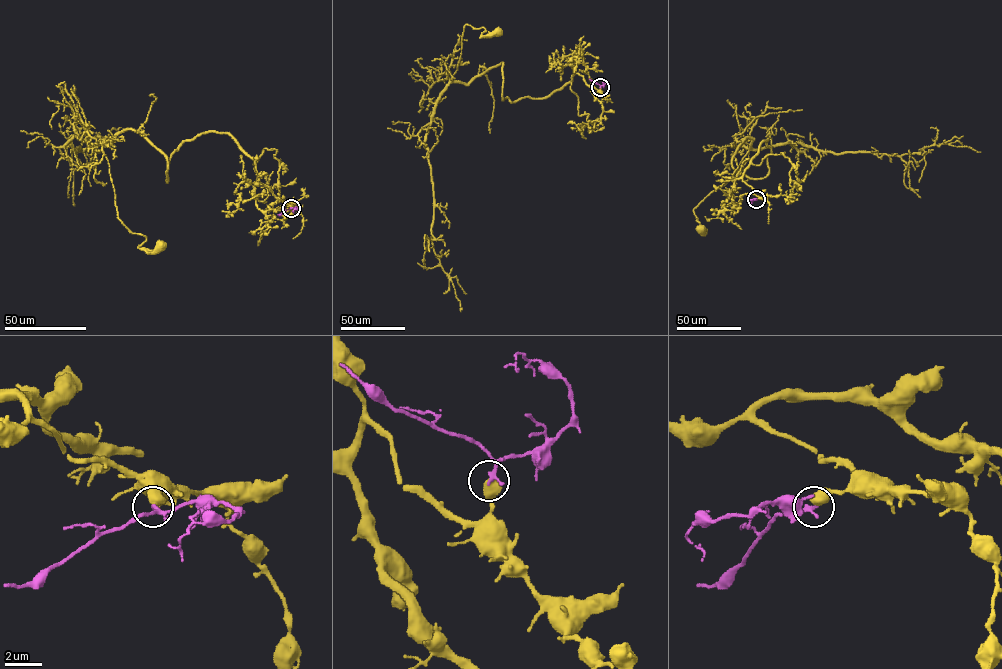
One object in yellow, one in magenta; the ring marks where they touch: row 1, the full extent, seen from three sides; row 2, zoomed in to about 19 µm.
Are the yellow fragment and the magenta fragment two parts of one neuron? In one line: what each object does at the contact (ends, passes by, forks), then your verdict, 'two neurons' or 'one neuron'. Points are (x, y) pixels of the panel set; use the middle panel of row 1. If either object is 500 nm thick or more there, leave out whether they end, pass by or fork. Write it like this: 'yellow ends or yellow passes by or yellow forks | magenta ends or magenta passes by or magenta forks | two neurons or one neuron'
two neurons

